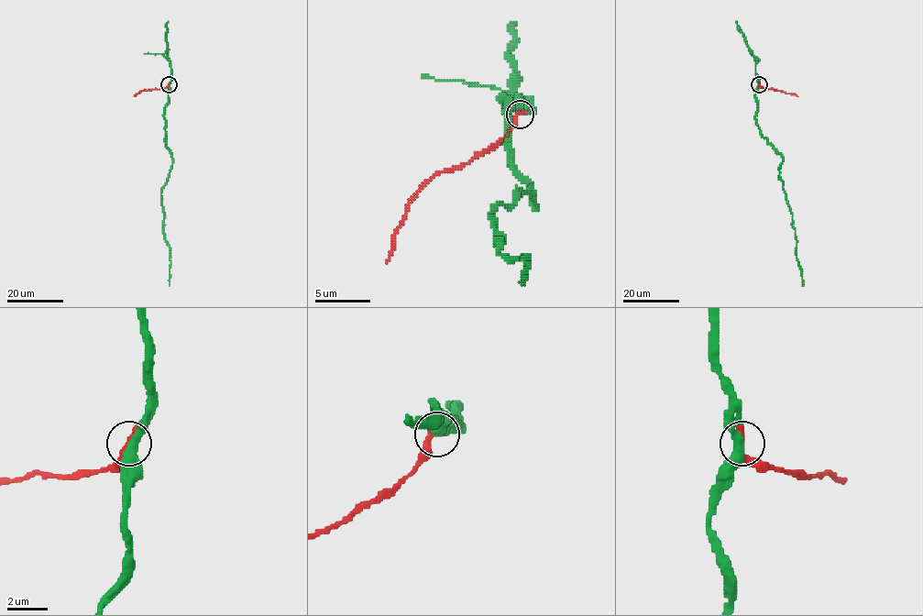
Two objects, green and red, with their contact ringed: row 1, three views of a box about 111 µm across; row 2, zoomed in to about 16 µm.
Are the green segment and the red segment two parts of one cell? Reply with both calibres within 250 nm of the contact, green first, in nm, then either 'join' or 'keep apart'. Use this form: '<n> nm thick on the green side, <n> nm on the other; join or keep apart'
400 nm thick on the green side, 360 nm on the other; join

